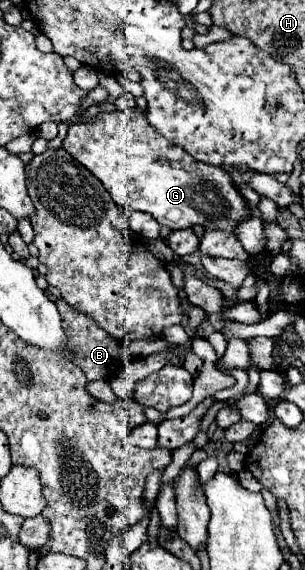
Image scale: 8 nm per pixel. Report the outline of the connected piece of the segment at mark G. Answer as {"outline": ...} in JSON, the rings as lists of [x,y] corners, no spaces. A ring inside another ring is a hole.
{"outline":[[[113,111],[99,113],[89,123],[75,123],[69,127],[69,133],[63,141],[63,149],[73,155],[81,165],[85,165],[111,193],[115,203],[149,213],[157,219],[159,225],[169,229],[193,229],[195,225],[203,229],[223,229],[235,233],[239,223],[251,217],[251,207],[247,199],[235,187],[231,173],[223,167],[199,163],[187,155],[181,147],[175,147],[171,141],[163,139],[145,119],[145,115],[131,115],[131,111]]]}

